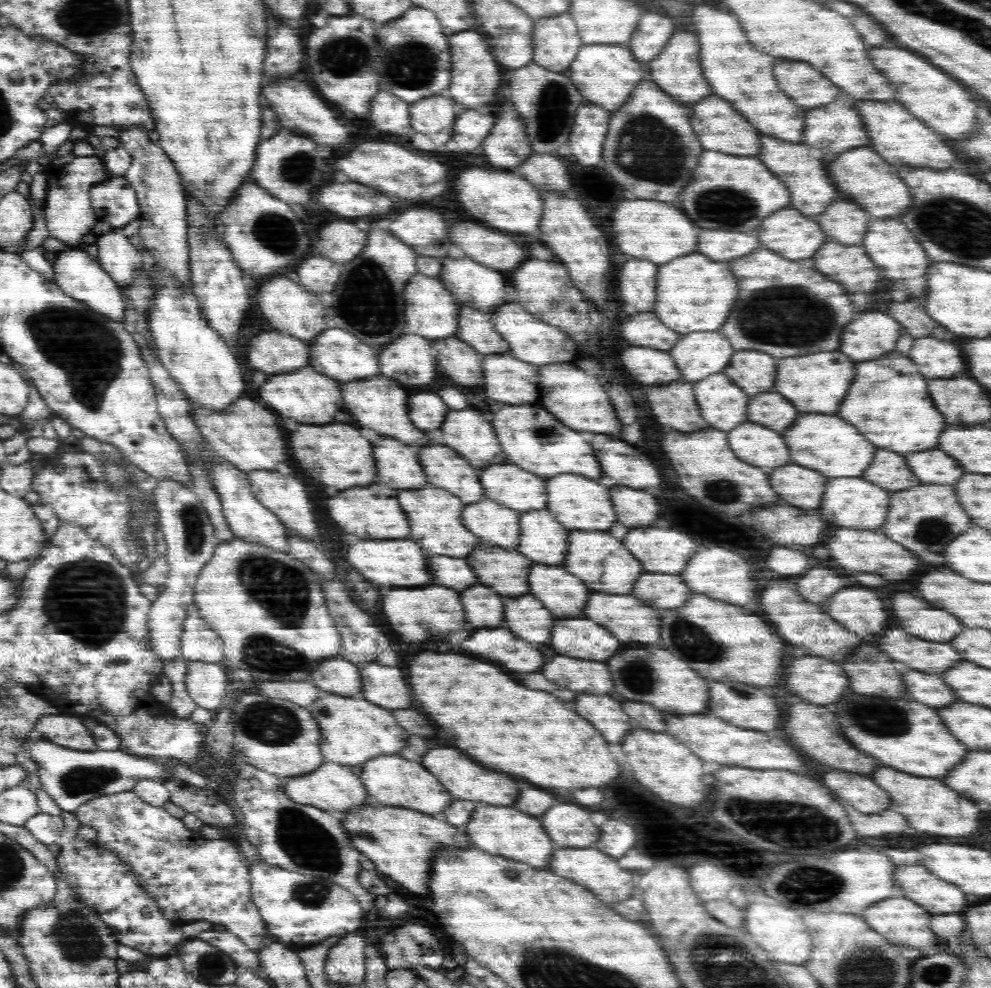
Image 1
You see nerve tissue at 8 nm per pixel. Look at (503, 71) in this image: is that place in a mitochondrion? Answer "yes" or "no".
no

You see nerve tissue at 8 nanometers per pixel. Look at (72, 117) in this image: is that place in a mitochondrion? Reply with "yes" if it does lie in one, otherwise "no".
no

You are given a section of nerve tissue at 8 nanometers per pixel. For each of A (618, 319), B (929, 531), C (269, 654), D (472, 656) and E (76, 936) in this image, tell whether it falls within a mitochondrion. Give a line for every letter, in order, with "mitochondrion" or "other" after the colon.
A: other
B: mitochondrion
C: mitochondrion
D: other
E: mitochondrion

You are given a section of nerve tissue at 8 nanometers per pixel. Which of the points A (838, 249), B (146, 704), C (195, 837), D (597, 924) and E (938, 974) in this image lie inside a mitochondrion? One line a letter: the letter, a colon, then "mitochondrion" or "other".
A: other
B: other
C: other
D: other
E: mitochondrion

